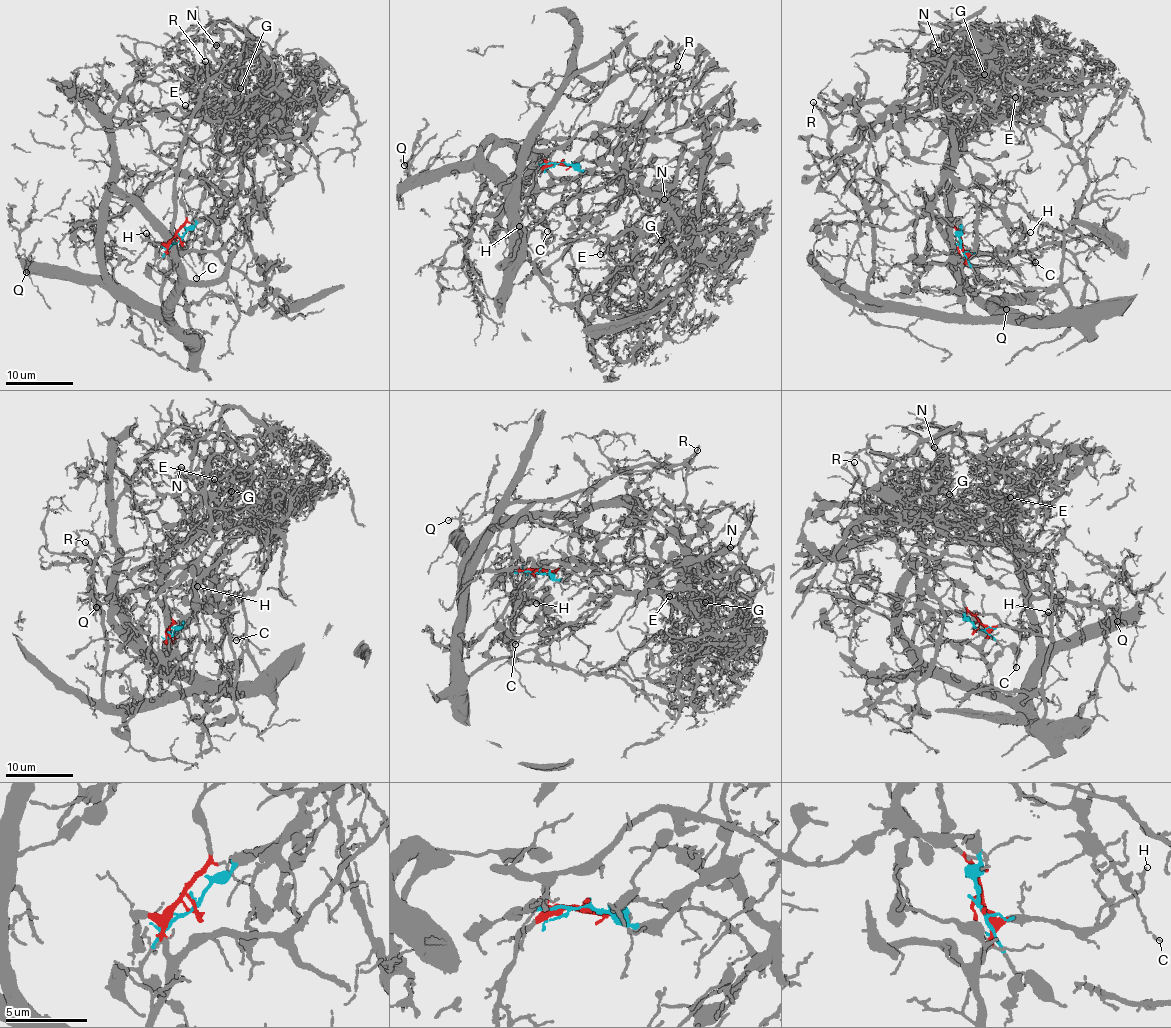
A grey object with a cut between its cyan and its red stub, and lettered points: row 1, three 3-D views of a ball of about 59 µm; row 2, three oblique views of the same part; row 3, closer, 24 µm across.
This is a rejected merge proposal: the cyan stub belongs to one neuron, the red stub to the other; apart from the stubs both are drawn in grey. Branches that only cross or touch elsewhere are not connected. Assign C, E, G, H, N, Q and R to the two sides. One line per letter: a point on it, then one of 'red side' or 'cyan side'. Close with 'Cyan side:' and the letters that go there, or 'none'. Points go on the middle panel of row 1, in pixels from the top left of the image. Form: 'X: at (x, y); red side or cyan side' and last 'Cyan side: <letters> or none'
C: at (547, 231); red side
E: at (600, 254); cyan side
G: at (661, 240); cyan side
H: at (519, 226); red side
N: at (664, 199); cyan side
Q: at (404, 165); red side
R: at (677, 66); red side
Cyan side: E, G, N

